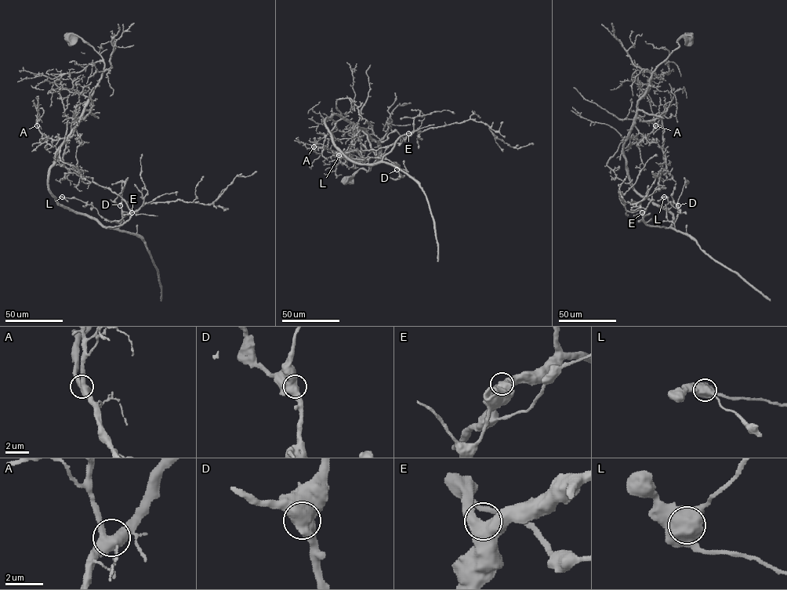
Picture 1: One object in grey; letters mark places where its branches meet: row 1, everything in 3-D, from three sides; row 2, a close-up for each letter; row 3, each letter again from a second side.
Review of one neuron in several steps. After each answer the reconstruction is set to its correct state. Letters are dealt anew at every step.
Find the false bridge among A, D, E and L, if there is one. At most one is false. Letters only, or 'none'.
none

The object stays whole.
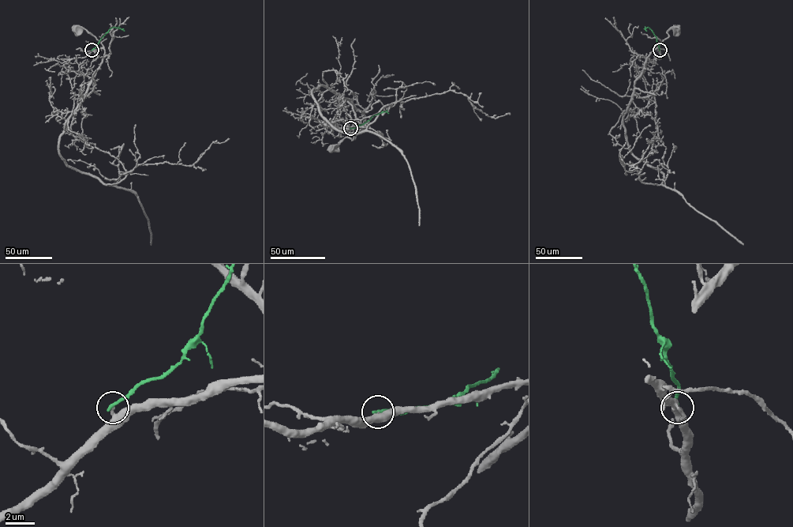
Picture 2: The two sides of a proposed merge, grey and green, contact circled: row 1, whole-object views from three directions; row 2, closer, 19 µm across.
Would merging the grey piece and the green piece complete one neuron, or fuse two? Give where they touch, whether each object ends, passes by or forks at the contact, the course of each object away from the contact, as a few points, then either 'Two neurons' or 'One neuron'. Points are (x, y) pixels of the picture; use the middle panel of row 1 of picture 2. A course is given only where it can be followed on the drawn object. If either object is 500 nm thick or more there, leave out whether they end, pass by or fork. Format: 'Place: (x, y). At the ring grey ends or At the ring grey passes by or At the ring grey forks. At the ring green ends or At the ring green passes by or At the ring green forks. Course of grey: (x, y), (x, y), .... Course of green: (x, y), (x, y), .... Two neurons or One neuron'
Place: (350, 128). At the ring grey ends. At the ring green ends. Course of grey: (350, 128), (364, 126), (353, 138), (345, 137), (333, 148). Course of green: (350, 128), (364, 124), (375, 114), (388, 113). Two neurons

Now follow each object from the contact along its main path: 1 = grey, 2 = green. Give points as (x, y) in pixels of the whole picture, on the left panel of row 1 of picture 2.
1: (91, 50), (102, 48), (103, 46), (84, 29), (76, 29)
2: (91, 50), (111, 28), (125, 31)

